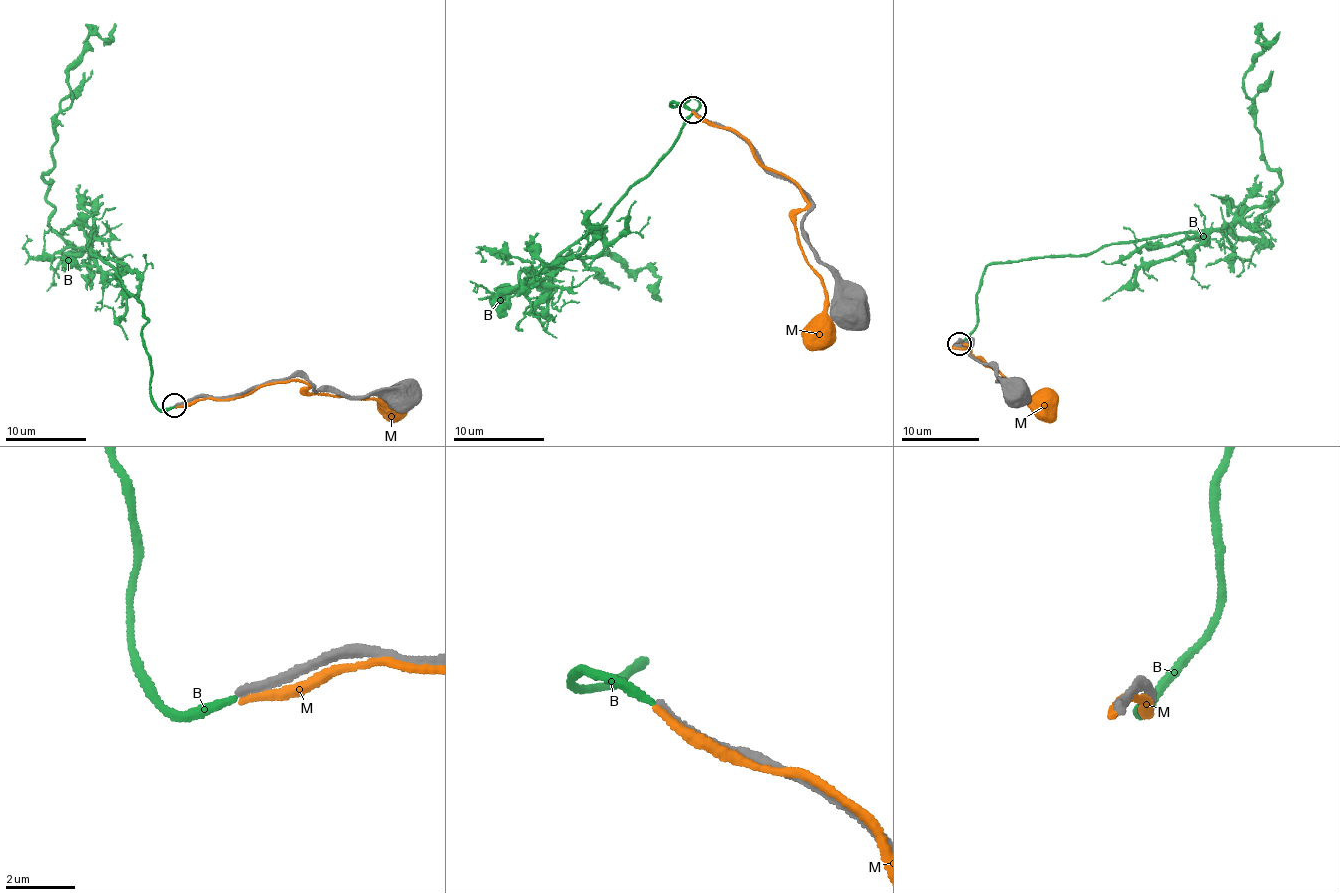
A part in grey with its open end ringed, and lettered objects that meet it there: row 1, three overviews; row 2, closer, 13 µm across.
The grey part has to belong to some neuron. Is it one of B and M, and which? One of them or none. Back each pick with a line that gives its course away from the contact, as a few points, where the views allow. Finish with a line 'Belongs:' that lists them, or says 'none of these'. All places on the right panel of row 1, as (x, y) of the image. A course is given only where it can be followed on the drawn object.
Belongs: none of these

